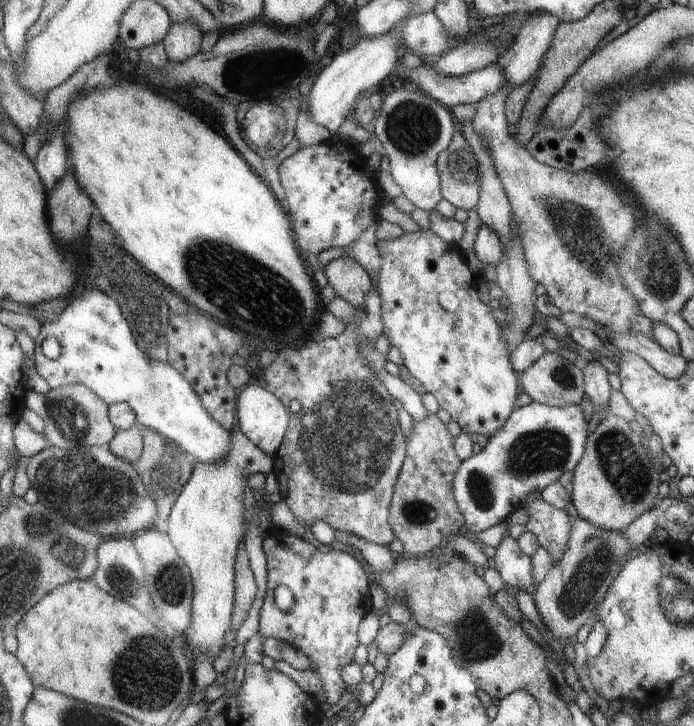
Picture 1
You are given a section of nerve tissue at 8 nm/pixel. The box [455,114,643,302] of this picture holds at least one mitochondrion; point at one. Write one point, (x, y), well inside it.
(582, 235)

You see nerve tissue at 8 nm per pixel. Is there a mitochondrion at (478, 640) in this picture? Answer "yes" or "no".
yes

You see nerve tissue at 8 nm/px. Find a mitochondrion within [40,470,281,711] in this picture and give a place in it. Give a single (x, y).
(170, 584)

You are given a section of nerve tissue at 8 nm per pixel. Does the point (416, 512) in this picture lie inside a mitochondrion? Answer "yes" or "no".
yes

